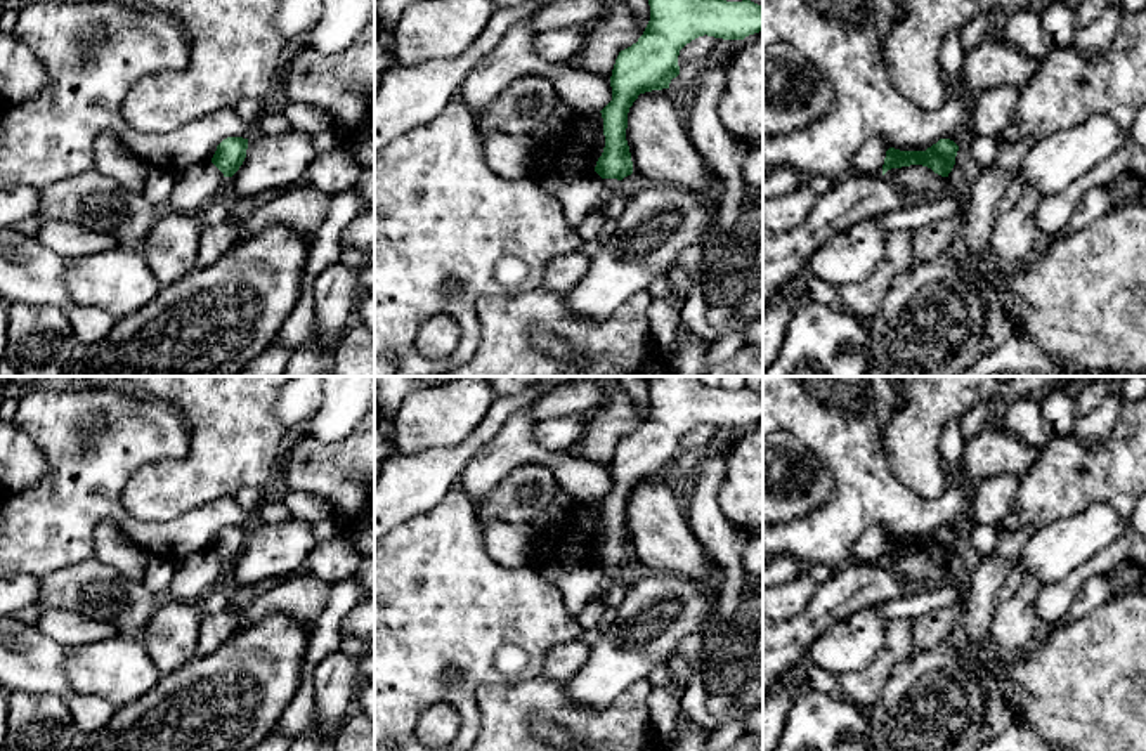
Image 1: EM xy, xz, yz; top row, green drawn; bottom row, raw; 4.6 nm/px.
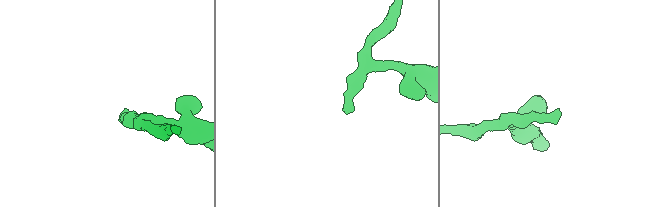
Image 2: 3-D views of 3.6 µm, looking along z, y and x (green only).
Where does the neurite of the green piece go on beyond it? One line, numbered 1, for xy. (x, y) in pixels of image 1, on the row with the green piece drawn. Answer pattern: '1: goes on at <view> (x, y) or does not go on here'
1: does not go on here

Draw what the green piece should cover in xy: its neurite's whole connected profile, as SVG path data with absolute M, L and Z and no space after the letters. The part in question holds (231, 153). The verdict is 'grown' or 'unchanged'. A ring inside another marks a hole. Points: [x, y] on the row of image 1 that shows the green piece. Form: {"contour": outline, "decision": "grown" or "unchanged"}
{"contour": "M227 137L218 146L212 158L212 163L224 173L232 177L246 158L248 139Z", "decision": "unchanged"}

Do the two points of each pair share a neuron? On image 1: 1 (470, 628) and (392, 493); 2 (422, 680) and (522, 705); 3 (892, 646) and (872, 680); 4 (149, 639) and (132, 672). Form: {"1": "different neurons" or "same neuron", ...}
{"1": "different neurons", "2": "different neurons", "3": "same neuron", "4": "different neurons"}

